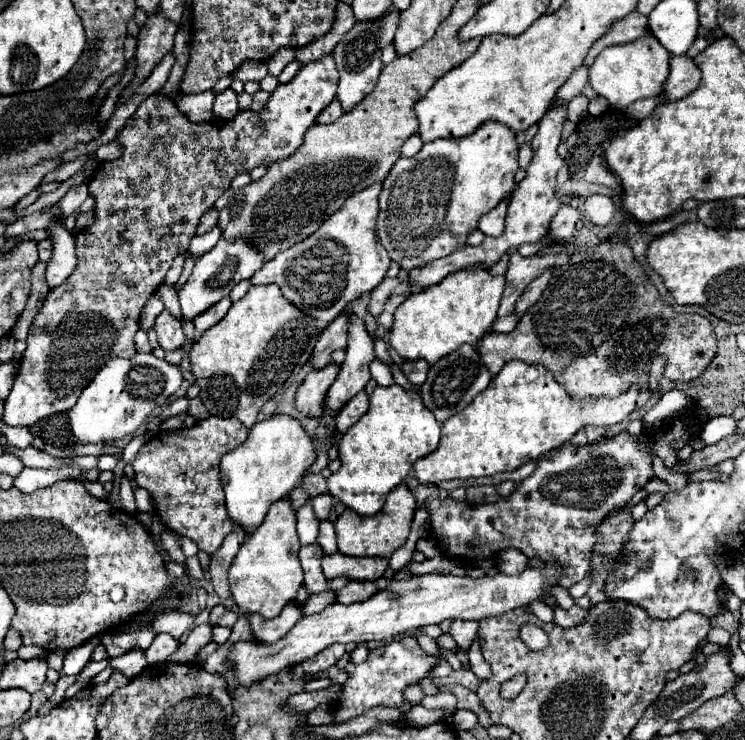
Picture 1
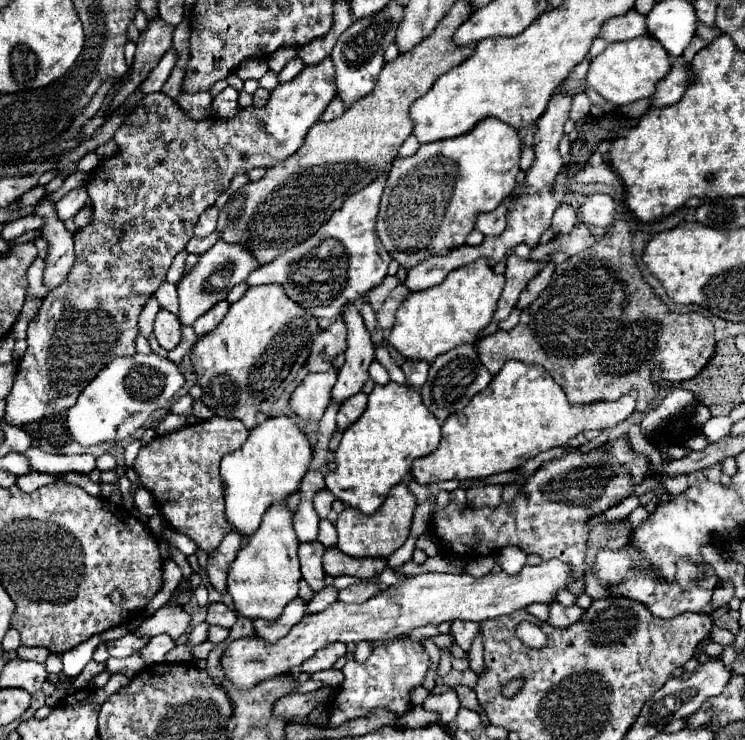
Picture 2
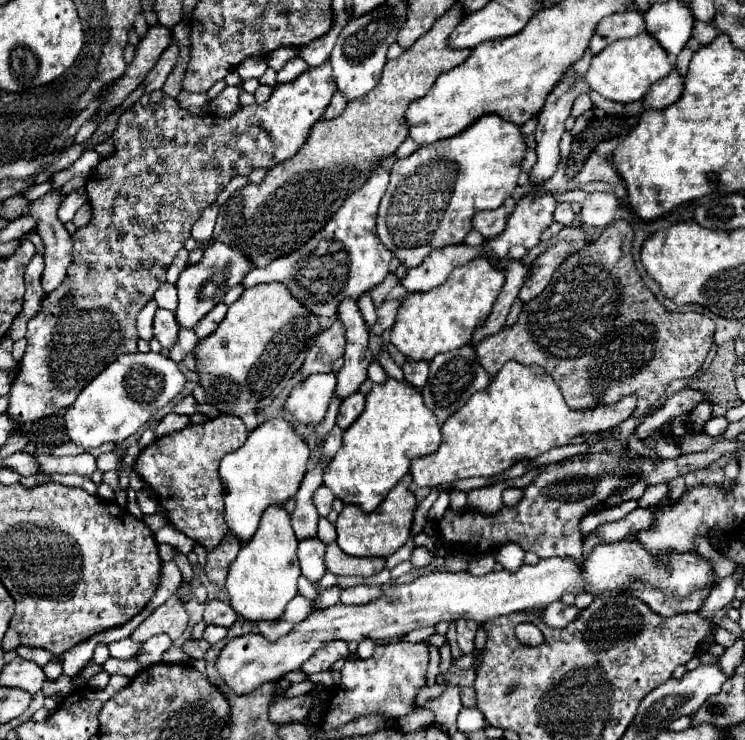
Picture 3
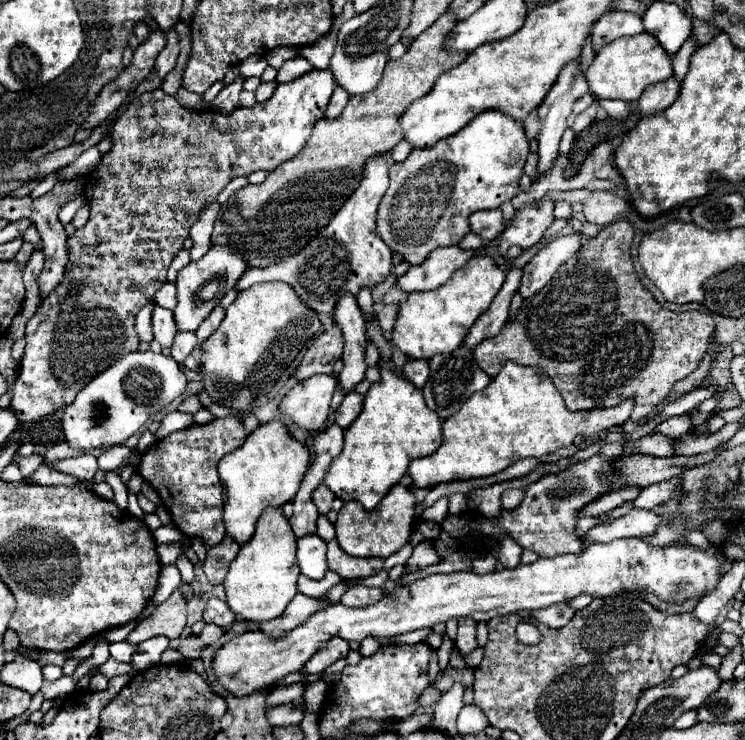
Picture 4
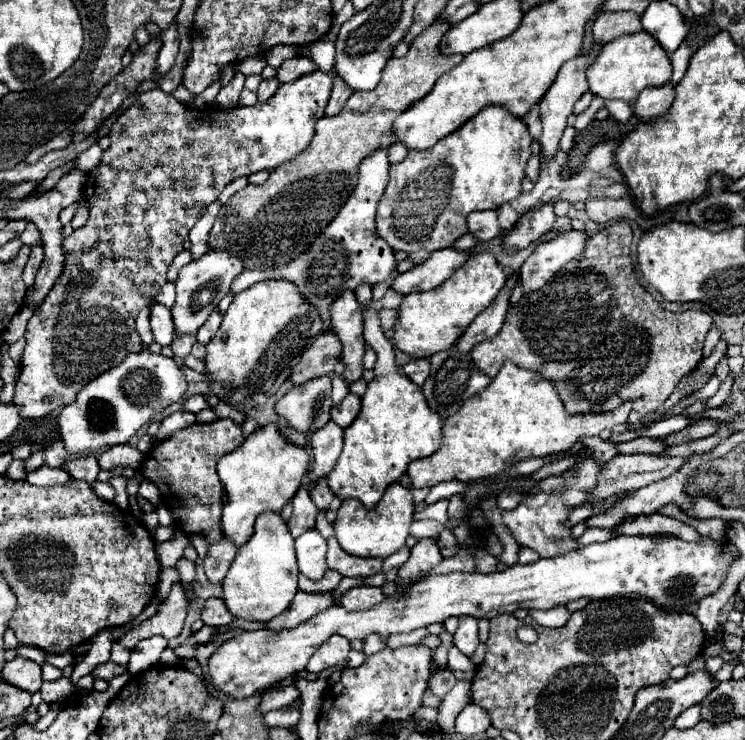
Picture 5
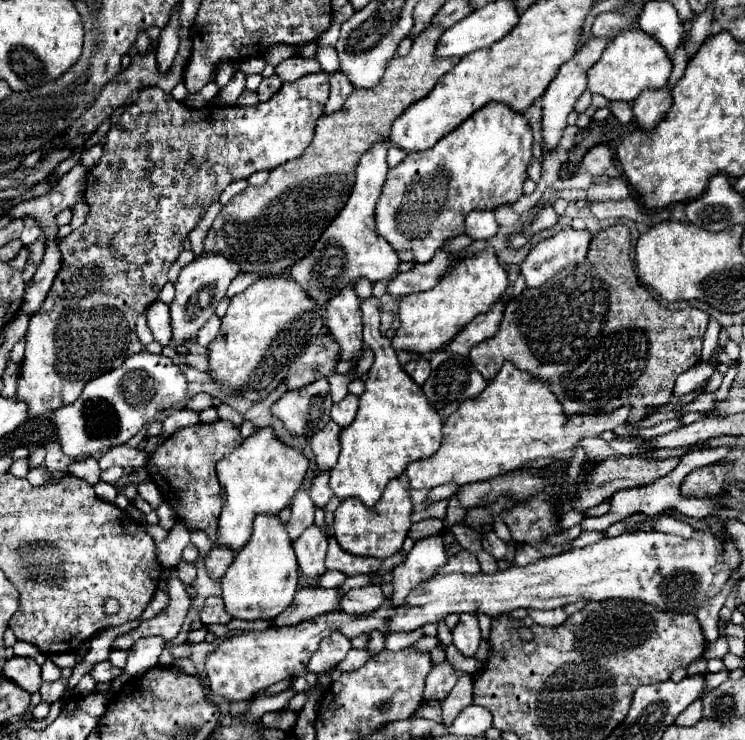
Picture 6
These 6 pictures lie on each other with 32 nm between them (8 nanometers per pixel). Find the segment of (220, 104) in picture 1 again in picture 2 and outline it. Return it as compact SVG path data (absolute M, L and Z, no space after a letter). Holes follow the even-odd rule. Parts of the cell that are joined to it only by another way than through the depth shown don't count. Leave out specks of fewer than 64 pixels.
M232 86L222 90L212 100L212 116L216 116L216 118L232 118L232 116L236 116L238 110L240 110L240 106L238 106L238 92Z

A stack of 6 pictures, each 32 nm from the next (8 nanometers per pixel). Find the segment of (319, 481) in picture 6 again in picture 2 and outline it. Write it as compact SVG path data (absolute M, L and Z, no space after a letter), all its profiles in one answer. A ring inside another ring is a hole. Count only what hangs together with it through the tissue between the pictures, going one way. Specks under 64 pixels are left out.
M322 488L314 496L314 508L316 508L316 512L318 512L320 518L328 516L328 512L332 510L332 502L334 502L334 496L332 496L332 492L328 492L328 488Z

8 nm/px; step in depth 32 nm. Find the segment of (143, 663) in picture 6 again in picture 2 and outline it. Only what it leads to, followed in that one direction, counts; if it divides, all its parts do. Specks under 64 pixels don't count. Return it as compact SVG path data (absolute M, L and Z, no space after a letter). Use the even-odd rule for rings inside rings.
M158 634L158 636L152 636L150 642L140 650L140 656L142 660L150 666L150 664L158 664L158 662L164 662L164 656L174 648L174 642L168 634Z

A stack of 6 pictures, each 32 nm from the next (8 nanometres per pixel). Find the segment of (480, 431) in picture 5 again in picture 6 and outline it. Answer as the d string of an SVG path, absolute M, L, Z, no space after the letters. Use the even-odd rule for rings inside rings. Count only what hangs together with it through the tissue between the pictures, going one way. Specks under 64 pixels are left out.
M506 362L480 396L464 400L464 404L448 416L442 428L444 438L440 450L430 458L408 464L404 474L412 488L426 490L446 482L470 484L490 480L494 476L524 468L540 458L556 458L562 452L572 450L584 438L598 438L602 432L626 424L626 418L626 406L612 414L566 418L548 384L518 370L512 362Z

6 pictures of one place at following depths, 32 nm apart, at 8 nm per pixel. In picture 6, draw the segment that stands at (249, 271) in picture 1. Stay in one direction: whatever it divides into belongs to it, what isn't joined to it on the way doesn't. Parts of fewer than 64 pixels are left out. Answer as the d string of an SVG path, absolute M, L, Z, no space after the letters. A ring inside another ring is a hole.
M204 254L182 268L176 286L176 298L170 304L170 318L172 318L172 348L178 348L192 340L196 332L210 320L218 302L226 296L228 284L238 276L238 264L226 260L222 254Z

